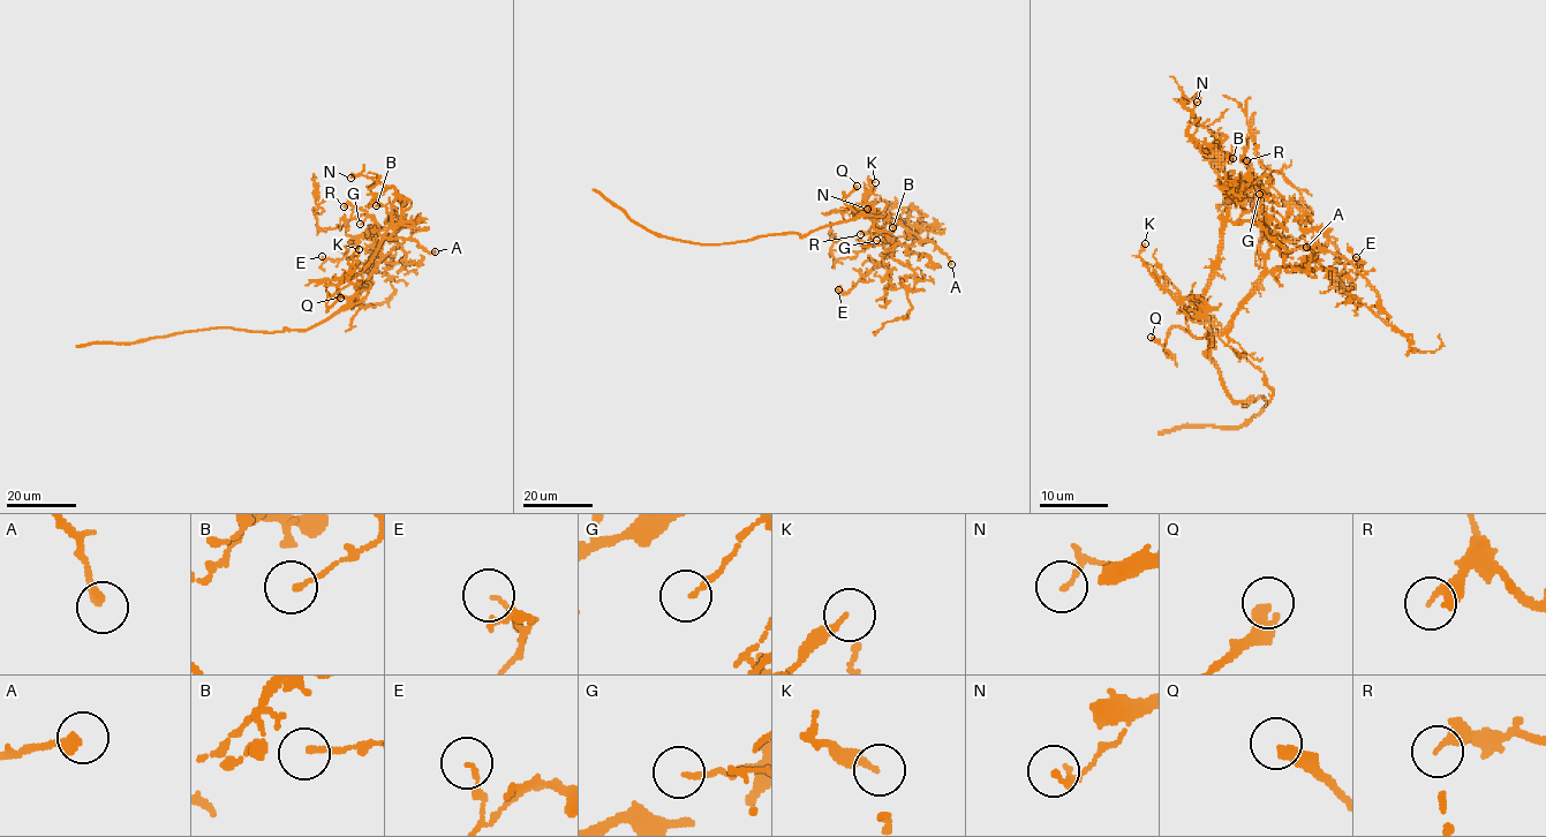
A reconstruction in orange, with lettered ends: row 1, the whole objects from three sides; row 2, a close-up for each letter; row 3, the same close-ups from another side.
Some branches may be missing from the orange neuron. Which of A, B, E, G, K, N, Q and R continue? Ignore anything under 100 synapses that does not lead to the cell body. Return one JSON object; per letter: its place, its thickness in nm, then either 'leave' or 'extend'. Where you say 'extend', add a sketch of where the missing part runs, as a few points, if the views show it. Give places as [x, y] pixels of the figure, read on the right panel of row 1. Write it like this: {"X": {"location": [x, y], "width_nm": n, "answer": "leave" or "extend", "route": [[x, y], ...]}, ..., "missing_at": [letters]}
{"A": {"location": [1306, 247], "width_nm": 260, "answer": "leave"}, "B": {"location": [1232, 158], "width_nm": 140, "answer": "leave"}, "E": {"location": [1356, 257], "width_nm": 90, "answer": "leave"}, "G": {"location": [1259, 194], "width_nm": 140, "answer": "leave"}, "K": {"location": [1145, 243], "width_nm": 200, "answer": "leave"}, "N": {"location": [1197, 102], "width_nm": 140, "answer": "leave"}, "Q": {"location": [1151, 337], "width_nm": 360, "answer": "extend", "route": [[1151, 337], [1139, 337], [1135, 332], [1085, 329], [1079, 322]]}, "R": {"location": [1246, 160], "width_nm": 360, "answer": "leave"}, "missing_at": ["Q"]}

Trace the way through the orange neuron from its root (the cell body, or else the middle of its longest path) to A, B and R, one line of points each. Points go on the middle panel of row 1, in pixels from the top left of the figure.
A: (850, 220), (865, 215), (854, 216), (858, 210), (870, 210), (897, 221), (922, 240), (932, 240), (951, 264)
B: (850, 220), (865, 215), (854, 216), (858, 210), (870, 210), (902, 225), (907, 221), (892, 227)
R: (850, 220), (865, 215), (854, 216), (858, 210), (870, 210), (898, 221), (885, 238), (875, 233), (860, 234)

